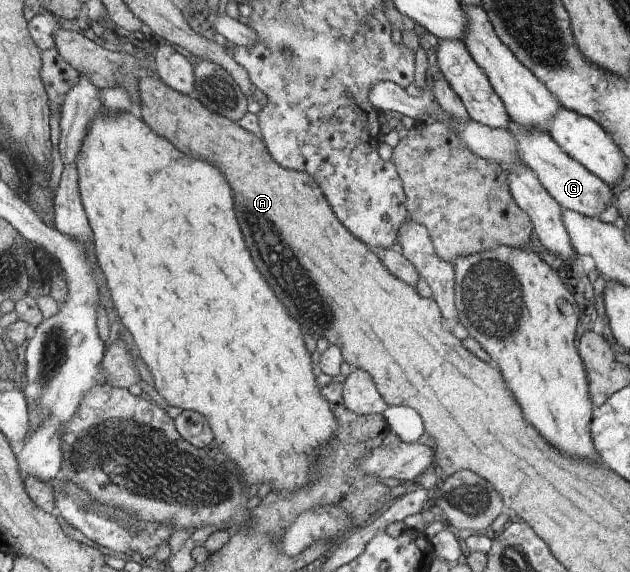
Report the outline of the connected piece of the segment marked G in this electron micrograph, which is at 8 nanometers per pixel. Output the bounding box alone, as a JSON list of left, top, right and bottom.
[508,120,614,218]

